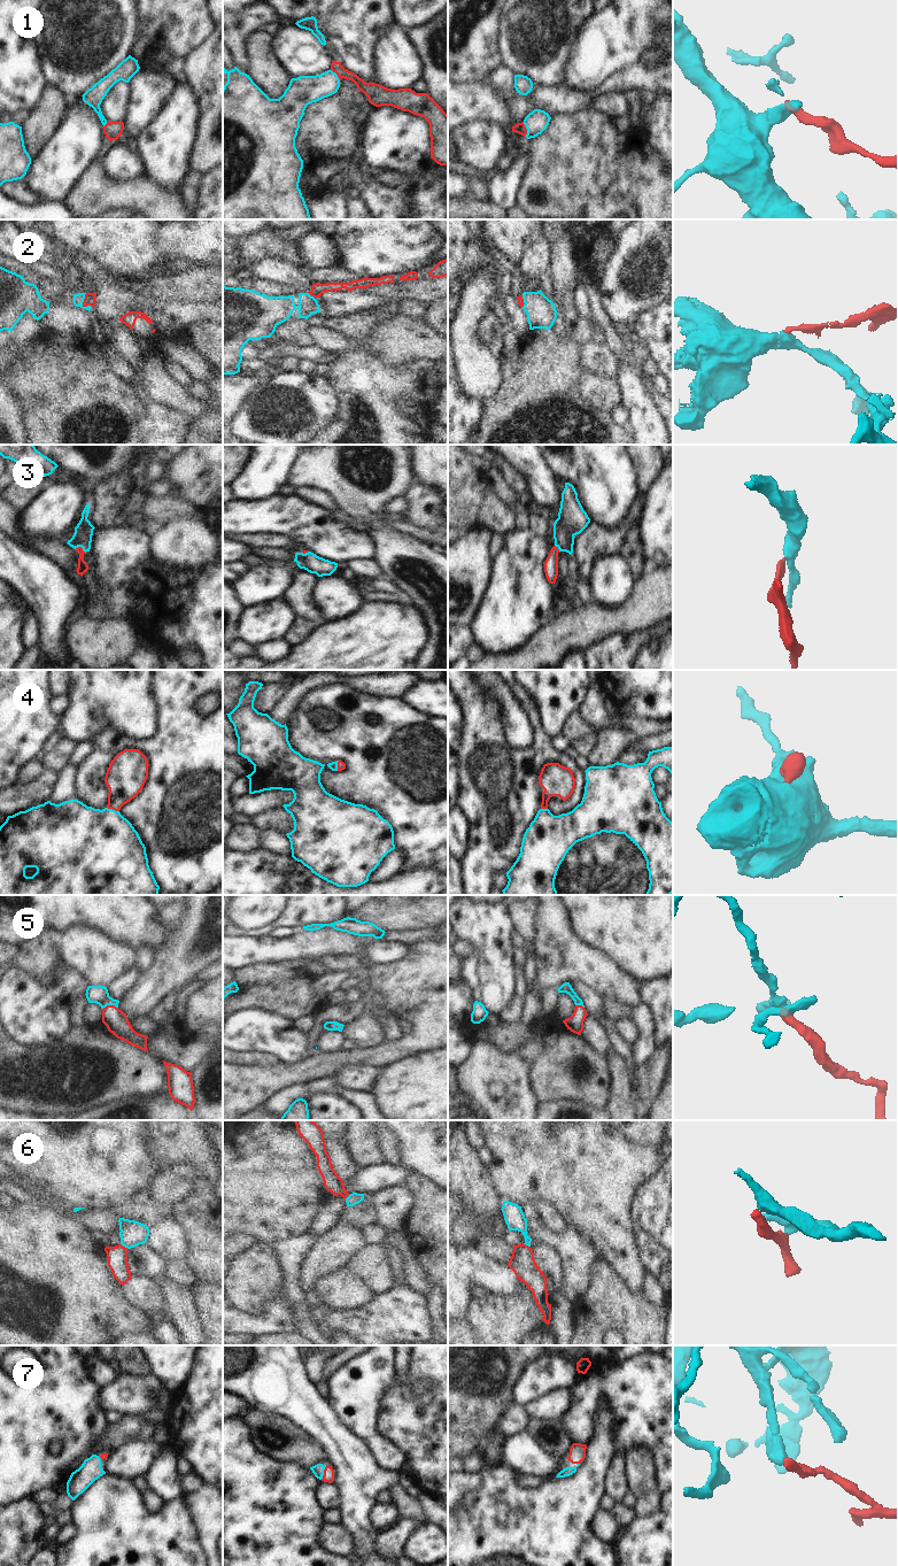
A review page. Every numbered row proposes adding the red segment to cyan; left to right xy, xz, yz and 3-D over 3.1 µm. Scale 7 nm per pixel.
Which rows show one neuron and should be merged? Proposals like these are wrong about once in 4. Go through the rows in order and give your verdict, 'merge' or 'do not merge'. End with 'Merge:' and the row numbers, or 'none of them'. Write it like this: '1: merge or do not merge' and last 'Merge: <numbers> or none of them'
1: merge
2: merge
3: merge
4: merge
5: merge
6: merge
7: merge
Merge: 1, 2, 3, 4, 5, 6, 7

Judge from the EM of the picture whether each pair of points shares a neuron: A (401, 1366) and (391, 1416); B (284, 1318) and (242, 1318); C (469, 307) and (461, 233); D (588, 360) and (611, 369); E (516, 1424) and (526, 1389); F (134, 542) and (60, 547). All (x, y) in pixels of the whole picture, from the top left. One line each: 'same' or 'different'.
A: different
B: same
C: different
D: same
E: different
F: different

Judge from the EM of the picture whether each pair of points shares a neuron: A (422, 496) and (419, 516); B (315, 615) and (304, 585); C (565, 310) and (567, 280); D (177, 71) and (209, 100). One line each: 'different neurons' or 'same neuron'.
A: same neuron
B: same neuron
C: different neurons
D: different neurons

